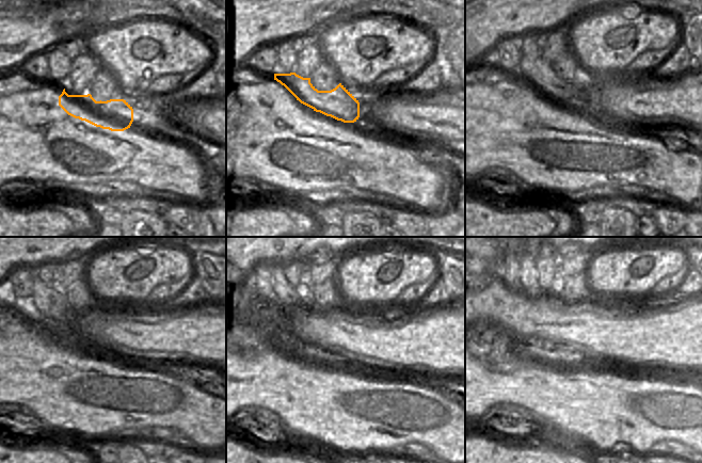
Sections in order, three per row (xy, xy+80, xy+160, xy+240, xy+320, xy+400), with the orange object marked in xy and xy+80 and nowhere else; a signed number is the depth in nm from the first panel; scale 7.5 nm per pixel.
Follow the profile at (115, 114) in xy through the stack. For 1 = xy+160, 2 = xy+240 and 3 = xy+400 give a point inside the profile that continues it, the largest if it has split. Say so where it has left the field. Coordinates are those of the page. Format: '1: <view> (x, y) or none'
1: xy+160 (537, 75)
2: xy+240 (48, 305)
3: xy+400 (530, 275)

